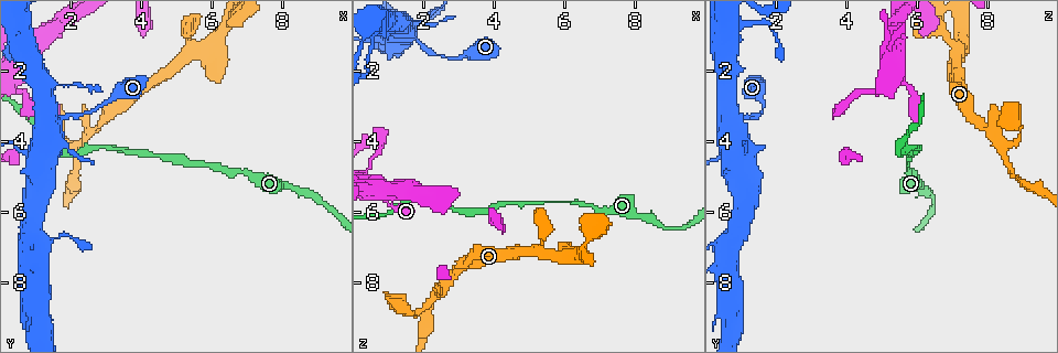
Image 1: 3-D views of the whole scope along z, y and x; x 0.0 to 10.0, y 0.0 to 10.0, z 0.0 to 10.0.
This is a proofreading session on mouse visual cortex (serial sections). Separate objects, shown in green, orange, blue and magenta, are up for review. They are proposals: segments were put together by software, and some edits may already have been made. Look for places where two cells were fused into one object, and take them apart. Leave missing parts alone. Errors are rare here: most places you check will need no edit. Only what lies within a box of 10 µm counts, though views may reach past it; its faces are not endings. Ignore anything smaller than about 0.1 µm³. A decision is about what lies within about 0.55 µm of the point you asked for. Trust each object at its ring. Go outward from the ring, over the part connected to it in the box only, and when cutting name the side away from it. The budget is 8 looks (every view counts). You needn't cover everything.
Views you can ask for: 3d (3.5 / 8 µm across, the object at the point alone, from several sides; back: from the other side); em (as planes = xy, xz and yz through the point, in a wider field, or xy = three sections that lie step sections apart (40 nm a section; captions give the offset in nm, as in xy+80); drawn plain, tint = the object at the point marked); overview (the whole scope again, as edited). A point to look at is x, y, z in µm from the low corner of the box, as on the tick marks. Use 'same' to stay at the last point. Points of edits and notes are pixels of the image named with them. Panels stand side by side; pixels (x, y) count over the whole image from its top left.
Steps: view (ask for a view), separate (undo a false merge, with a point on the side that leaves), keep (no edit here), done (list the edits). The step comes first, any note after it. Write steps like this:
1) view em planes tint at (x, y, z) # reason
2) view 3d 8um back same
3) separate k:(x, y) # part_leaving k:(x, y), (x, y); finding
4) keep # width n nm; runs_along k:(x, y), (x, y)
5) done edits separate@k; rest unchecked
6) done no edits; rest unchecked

view 3d 3.5um back at (5.40, 1.50, 7.15) # four or more arms meet

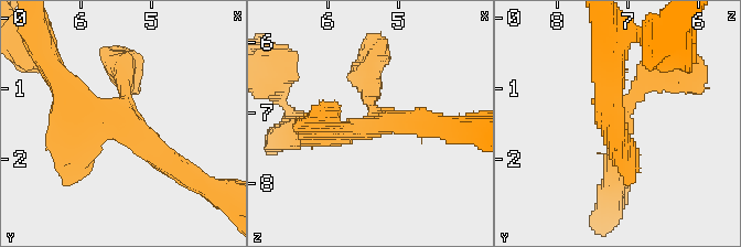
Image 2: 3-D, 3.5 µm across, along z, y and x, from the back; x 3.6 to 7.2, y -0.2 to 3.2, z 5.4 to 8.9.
keep # runs_along 2:(181, 171), (62, 83); continuous, no second cell

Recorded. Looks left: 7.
view 3d 3.5um at (1.95, 4.35, 5.45) # abrupt turn

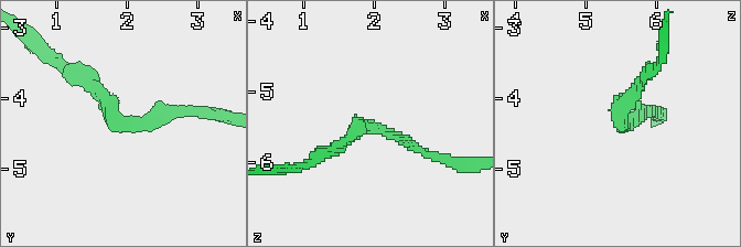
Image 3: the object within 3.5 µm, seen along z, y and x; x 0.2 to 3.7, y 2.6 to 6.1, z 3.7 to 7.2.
view em xy step 5 tint at (2.00, 4.40, 5.55) # arm_widths 150, 200 nm; shape alone is not enough

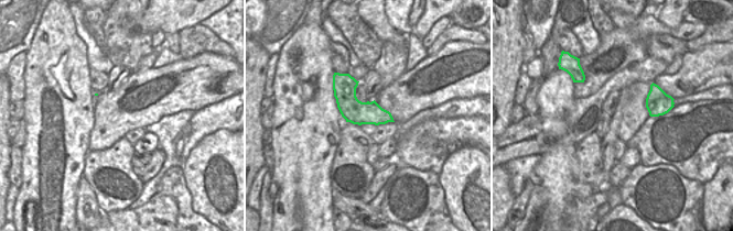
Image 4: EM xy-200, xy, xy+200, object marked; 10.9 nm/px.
keep # one cell here

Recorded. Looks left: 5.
view 3d 3.5um back at (1.55, 3.45, 0.90) # four arms meet

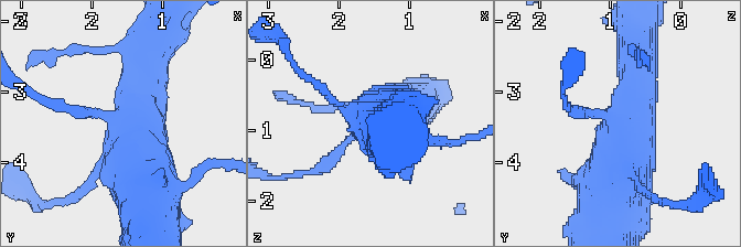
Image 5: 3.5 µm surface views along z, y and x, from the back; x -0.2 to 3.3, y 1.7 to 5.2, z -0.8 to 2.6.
view em xy step 5 tint at (1.55, 3.50, 0.90) # arms 4; arm_widths 150, 300, 500, 700 nm

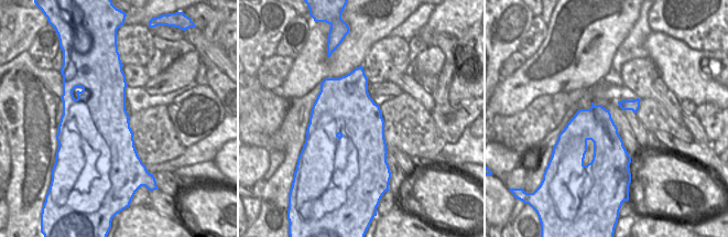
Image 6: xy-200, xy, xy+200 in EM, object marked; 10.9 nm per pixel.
keep # width 850 nm; runs_along 5:(68, 108), (126, 128), (146, 186); continuous, no second cell

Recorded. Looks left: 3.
done no edits; rest unchecked

